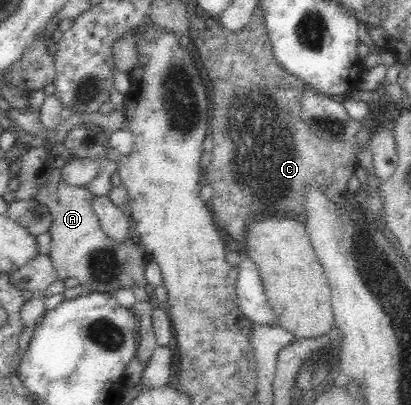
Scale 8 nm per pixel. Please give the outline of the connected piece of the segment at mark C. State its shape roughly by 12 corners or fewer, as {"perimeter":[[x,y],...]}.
{"perimeter":[[264,19],[191,46],[207,81],[215,226],[301,217],[356,166],[300,116]]}

